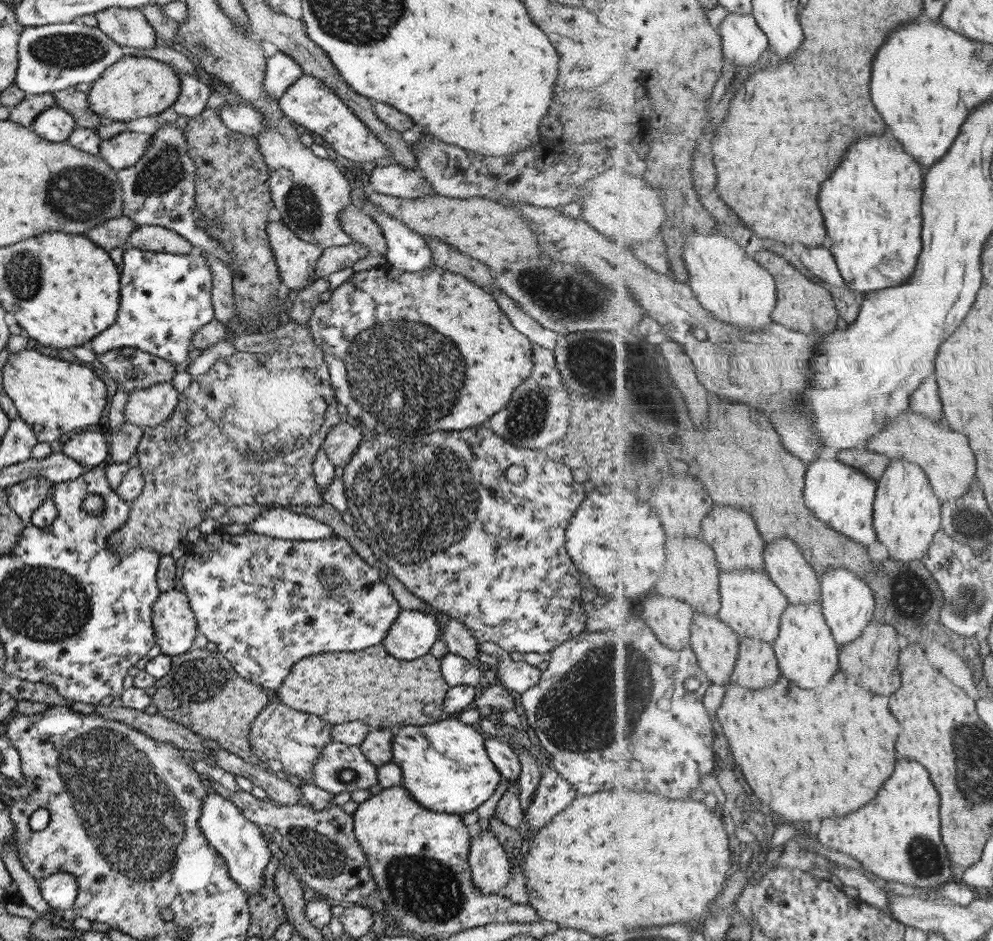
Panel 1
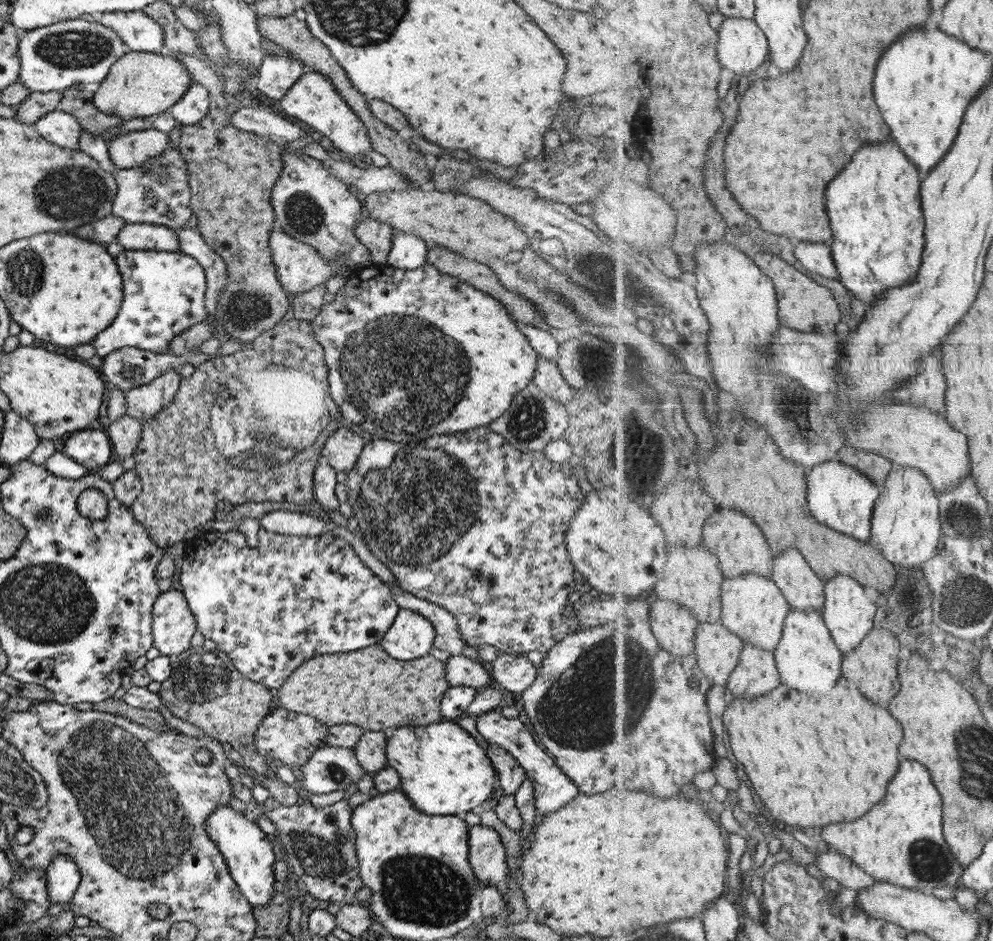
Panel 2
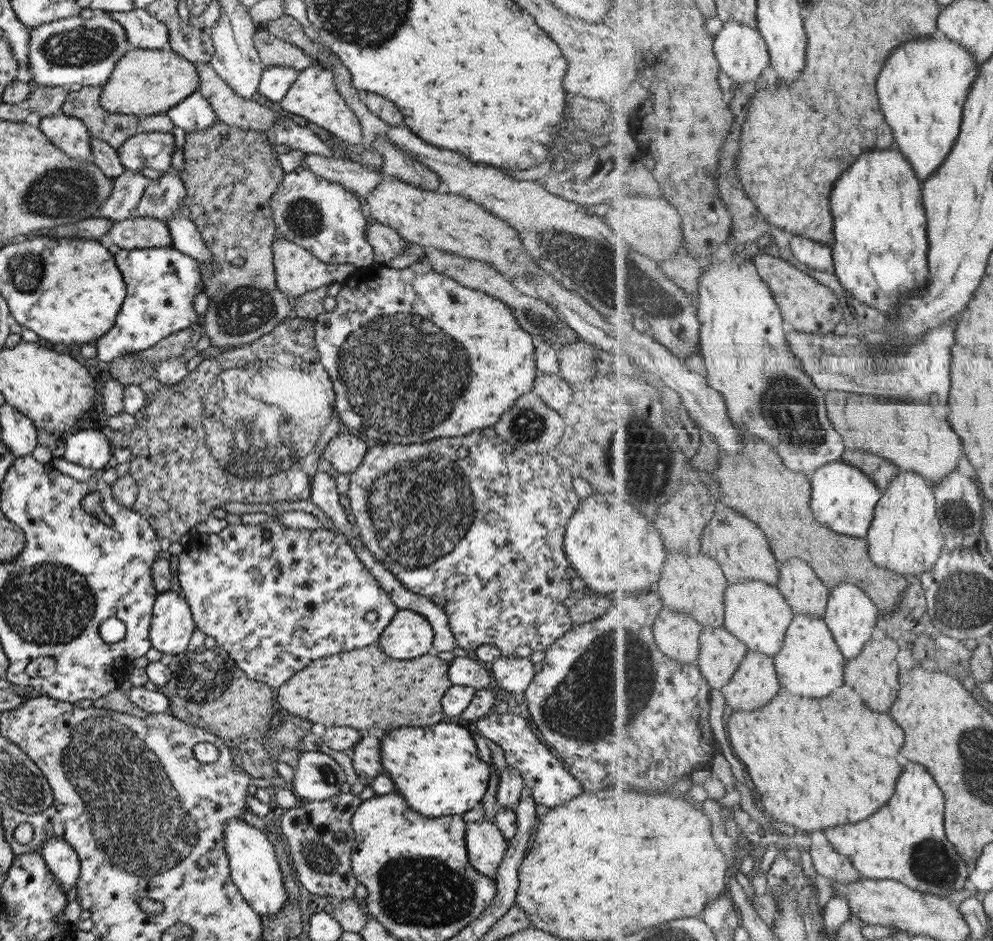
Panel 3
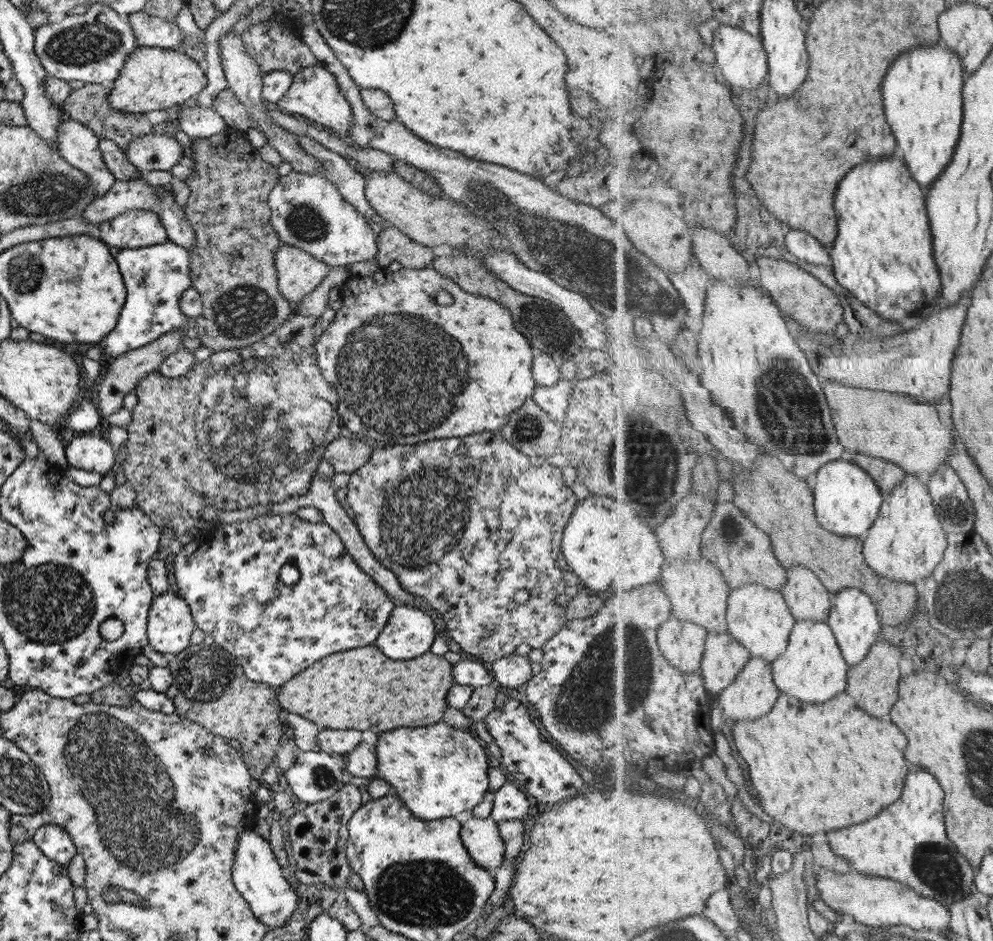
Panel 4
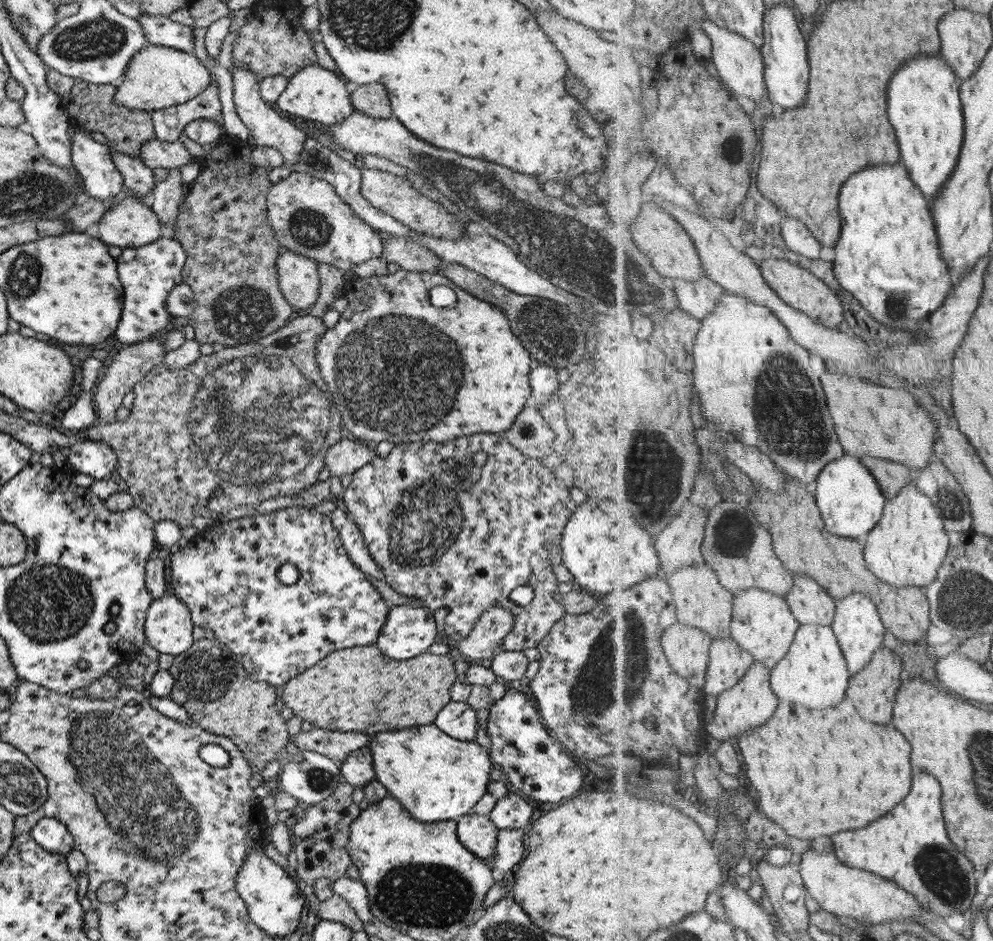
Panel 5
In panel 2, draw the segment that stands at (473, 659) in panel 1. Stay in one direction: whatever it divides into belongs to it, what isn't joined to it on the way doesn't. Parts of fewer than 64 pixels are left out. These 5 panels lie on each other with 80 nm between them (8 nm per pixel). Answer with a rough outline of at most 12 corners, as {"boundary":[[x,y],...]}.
{"boundary":[[397,587],[399,609],[427,617],[432,646],[459,655],[466,644],[450,612]]}

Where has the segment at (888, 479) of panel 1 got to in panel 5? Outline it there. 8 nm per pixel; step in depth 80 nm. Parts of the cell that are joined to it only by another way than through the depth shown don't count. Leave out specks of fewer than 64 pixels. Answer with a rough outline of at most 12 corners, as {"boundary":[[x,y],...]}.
{"boundary":[[915,481],[886,502],[864,539],[866,566],[924,588],[949,532]]}

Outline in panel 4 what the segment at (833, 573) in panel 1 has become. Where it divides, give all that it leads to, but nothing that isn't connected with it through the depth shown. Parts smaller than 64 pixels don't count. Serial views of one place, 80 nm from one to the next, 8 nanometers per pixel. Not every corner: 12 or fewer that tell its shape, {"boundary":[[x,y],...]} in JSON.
{"boundary":[[858,588],[833,594],[827,623],[849,666],[887,633]]}

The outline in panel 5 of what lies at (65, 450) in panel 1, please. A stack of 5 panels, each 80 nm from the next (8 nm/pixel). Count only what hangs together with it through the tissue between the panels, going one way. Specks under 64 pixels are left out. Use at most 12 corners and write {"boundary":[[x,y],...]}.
{"boundary":[[75,441],[65,461],[95,481],[114,477],[116,454],[107,443]]}

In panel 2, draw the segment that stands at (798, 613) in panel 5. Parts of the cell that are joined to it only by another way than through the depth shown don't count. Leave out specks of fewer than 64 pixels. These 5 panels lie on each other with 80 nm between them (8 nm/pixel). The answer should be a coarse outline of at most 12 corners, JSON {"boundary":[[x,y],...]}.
{"boundary":[[795,547],[771,578],[793,609],[823,611],[824,581]]}

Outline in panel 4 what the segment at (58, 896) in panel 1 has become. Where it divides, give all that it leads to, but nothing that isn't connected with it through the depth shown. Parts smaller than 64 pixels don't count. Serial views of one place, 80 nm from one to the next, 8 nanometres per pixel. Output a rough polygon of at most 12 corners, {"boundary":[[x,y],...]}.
{"boundary":[[37,828],[31,841],[66,868],[76,849],[63,828]]}

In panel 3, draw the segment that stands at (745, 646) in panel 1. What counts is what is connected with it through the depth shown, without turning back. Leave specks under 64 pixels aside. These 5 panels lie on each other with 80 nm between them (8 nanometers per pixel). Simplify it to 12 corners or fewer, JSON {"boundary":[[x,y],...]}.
{"boundary":[[749,650],[722,688],[729,711],[781,690],[774,657]]}

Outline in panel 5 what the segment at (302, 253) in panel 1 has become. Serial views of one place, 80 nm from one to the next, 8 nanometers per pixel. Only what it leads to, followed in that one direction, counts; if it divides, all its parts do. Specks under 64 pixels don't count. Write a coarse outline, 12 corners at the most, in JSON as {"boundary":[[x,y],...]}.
{"boundary":[[281,249],[276,258],[283,298],[302,313],[317,298],[318,263]]}

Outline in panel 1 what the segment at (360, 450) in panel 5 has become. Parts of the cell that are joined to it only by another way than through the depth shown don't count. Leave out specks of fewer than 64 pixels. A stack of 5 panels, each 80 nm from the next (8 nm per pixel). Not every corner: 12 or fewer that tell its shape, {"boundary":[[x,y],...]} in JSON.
{"boundary":[[341,420],[321,448],[344,467],[360,442],[359,426]]}

